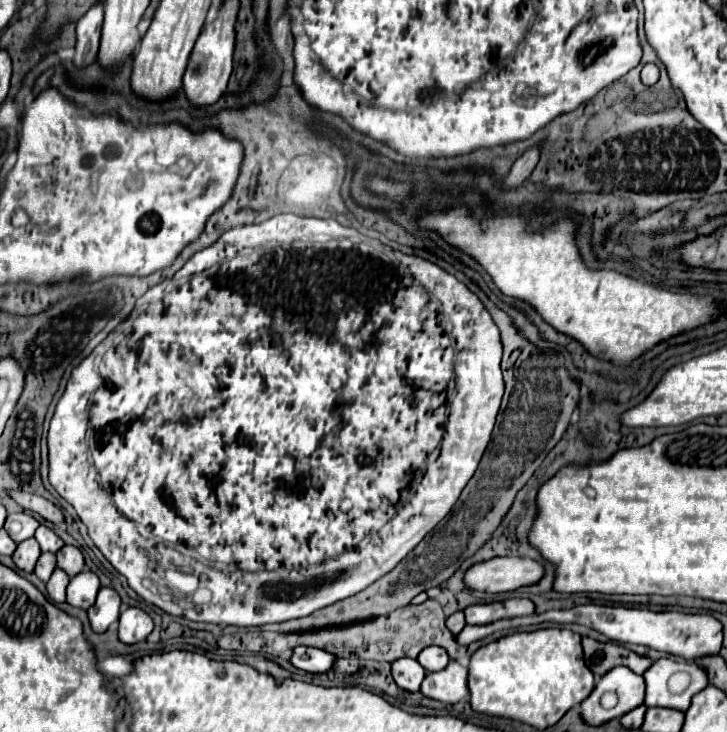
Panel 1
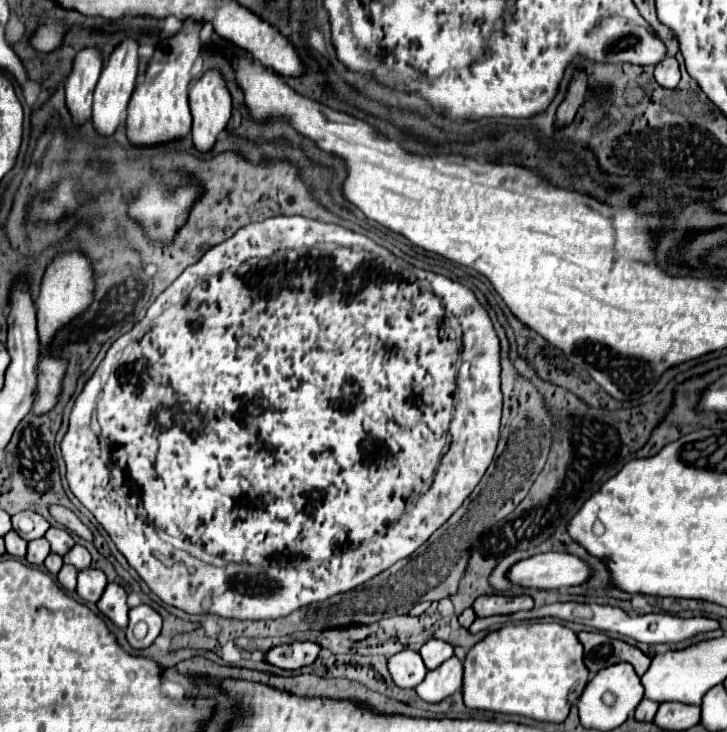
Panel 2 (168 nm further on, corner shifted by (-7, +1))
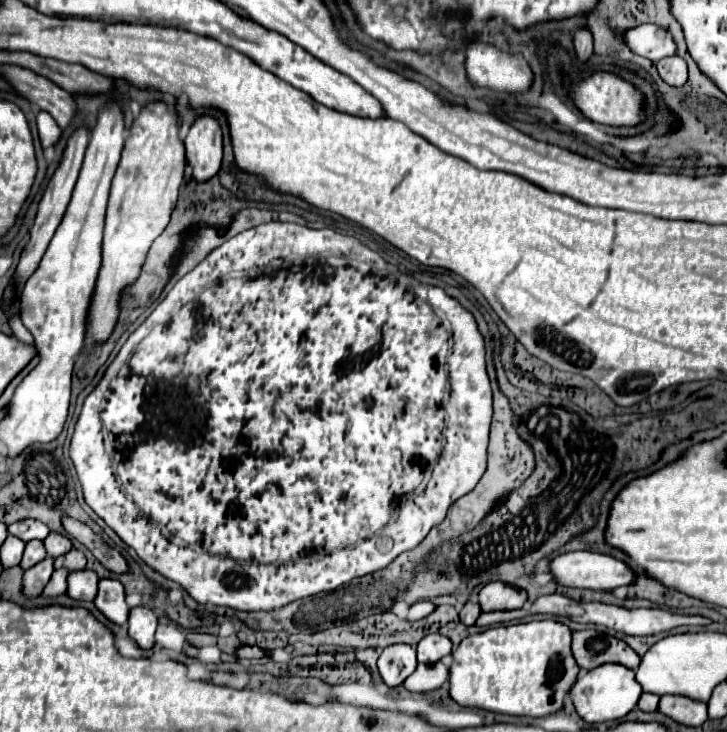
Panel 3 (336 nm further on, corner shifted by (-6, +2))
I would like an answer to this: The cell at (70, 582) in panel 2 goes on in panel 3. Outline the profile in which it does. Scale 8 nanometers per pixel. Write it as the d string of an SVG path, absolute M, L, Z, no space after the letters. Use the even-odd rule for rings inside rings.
M60 568L60 570L54 570L50 582L46 584L42 596L46 598L56 598L56 596L62 596L66 592L66 578L68 578L68 570L66 568Z

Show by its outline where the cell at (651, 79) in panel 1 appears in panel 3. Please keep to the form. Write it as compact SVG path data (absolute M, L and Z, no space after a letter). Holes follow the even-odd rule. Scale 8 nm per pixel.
M668 56L658 62L658 72L662 80L670 86L682 86L688 80L688 66L680 56Z

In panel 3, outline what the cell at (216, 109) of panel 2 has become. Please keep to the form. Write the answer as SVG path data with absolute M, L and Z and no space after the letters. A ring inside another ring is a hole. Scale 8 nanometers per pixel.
M198 116L186 140L186 164L196 182L210 180L222 164L222 130L210 116Z

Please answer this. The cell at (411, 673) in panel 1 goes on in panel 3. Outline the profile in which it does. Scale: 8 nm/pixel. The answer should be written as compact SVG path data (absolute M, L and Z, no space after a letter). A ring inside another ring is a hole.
M392 644L378 658L378 672L386 686L400 686L416 670L416 650L408 644Z

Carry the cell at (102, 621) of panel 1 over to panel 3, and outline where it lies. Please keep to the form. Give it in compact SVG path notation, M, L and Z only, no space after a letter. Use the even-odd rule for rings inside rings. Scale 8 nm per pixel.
M114 578L100 580L94 604L114 624L124 624L128 620L130 608L124 602L124 586Z

